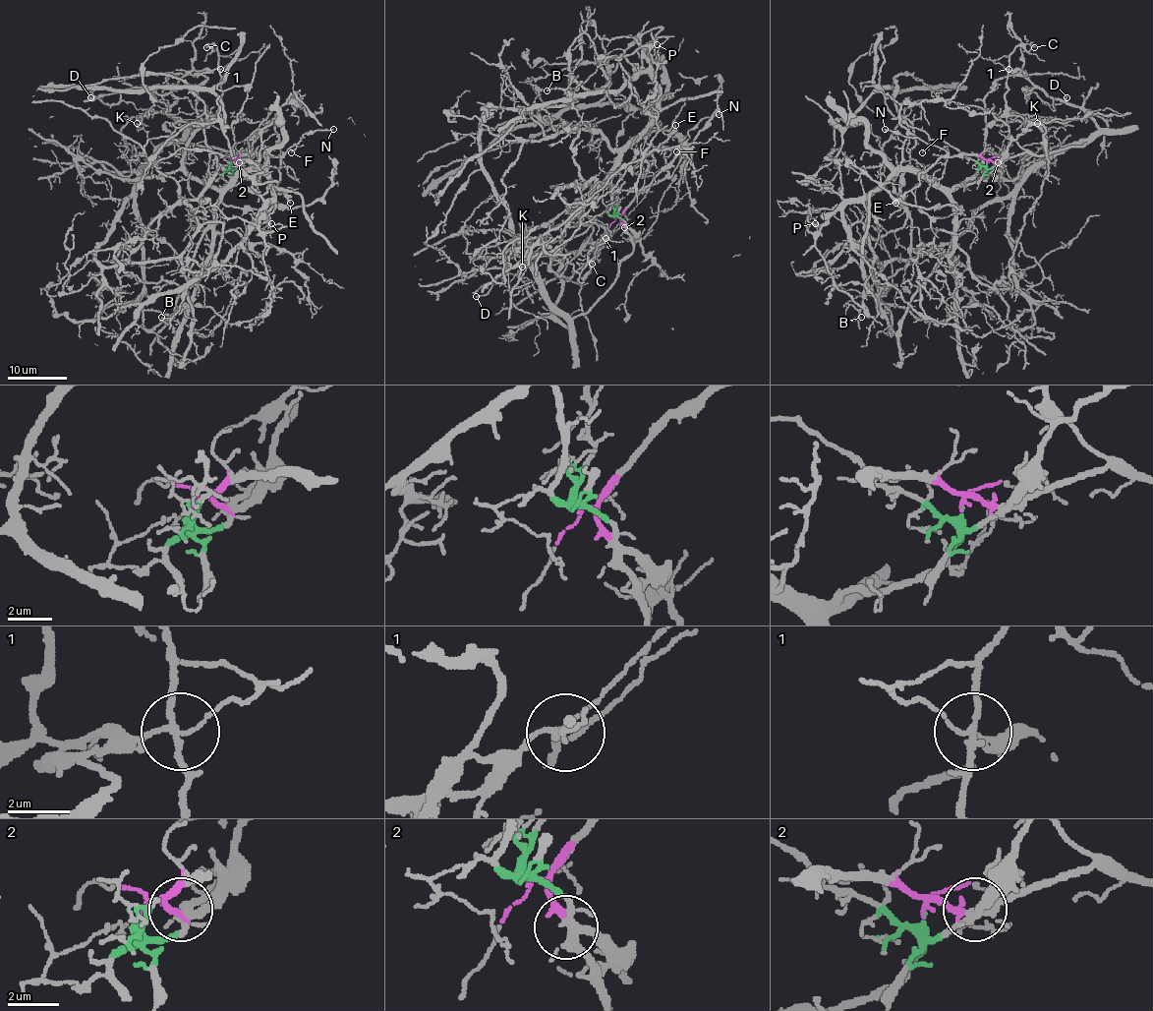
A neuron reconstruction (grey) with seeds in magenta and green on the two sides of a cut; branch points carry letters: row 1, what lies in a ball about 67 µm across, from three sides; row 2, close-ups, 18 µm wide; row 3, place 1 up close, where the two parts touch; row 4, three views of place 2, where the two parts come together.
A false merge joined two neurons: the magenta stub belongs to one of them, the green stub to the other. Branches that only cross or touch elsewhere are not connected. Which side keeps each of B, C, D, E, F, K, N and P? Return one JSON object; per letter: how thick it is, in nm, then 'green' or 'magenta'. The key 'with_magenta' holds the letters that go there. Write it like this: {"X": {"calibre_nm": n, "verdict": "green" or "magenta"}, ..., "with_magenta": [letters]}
{"B": {"calibre_nm": 100, "verdict": "green"}, "C": {"calibre_nm": 110, "verdict": "green"}, "D": {"calibre_nm": 160, "verdict": "magenta"}, "E": {"calibre_nm": 110, "verdict": "magenta"}, "F": {"calibre_nm": 110, "verdict": "magenta"}, "K": {"calibre_nm": 140, "verdict": "green"}, "N": {"calibre_nm": 120, "verdict": "magenta"}, "P": {"calibre_nm": 130, "verdict": "green"}, "with_magenta": ["D", "E", "F", "N"]}

